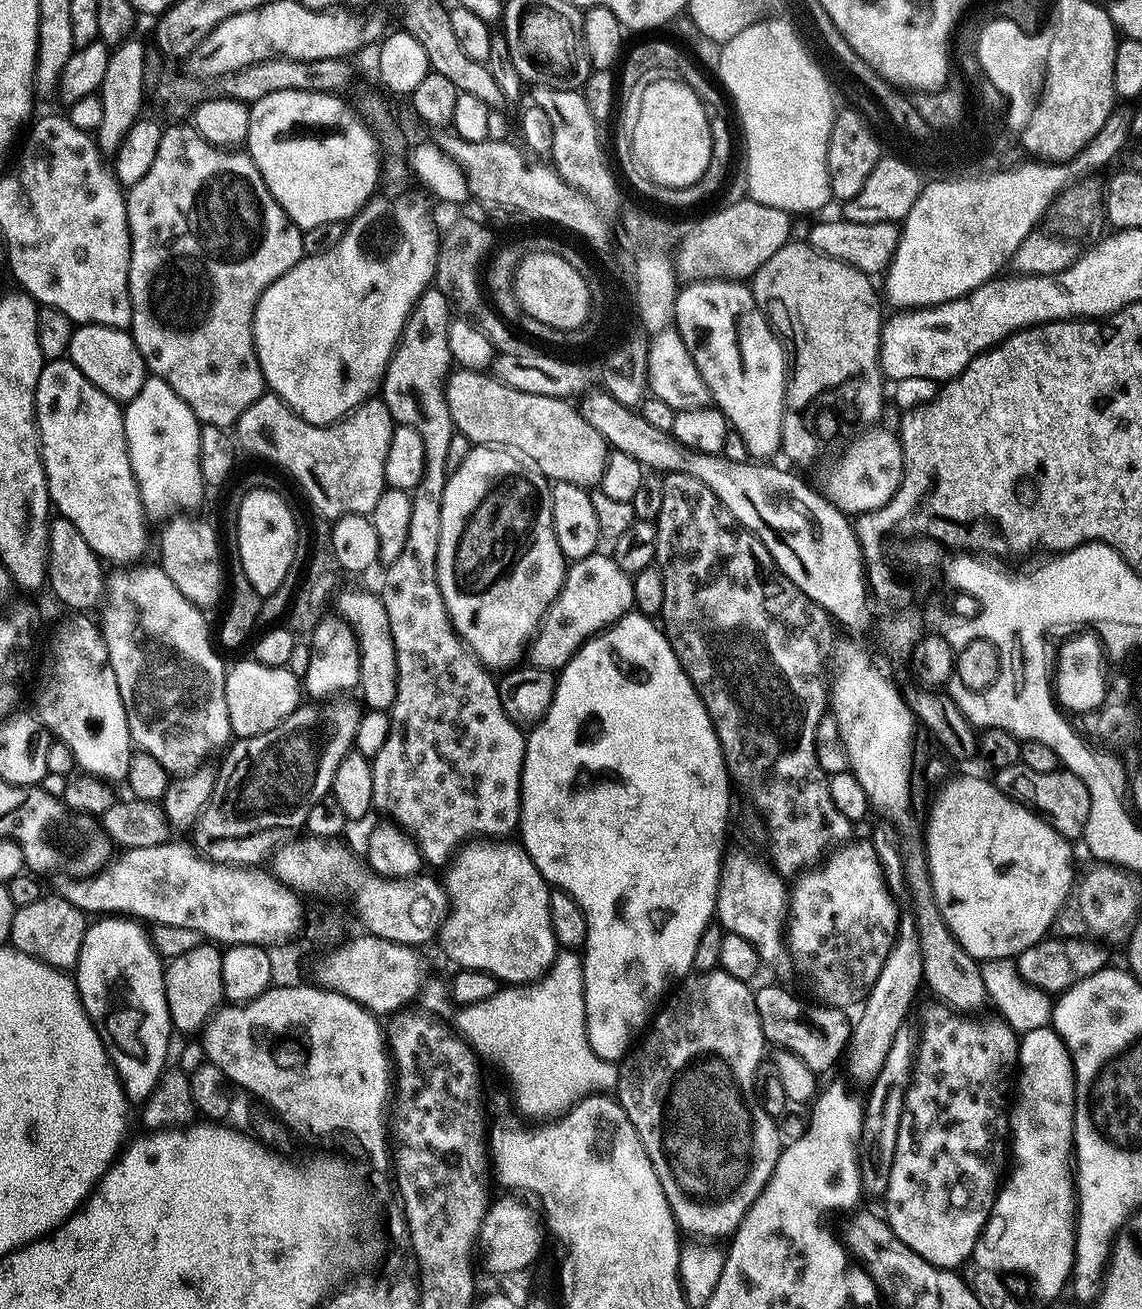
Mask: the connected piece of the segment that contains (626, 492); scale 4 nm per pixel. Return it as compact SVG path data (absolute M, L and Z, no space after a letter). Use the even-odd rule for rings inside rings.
M461 367L449 371L444 394L453 429L461 432L473 446L511 448L525 460L531 460L549 481L598 485L602 494L622 502L632 502L638 486L642 486L644 465L630 458L630 454L610 451L602 434L598 434L567 399L523 393L483 371ZM599 480L600 484L596 484Z

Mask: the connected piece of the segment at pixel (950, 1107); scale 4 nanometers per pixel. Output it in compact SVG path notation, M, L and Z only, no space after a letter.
M948 1014L952 1016L932 1016L928 1021L925 1022L924 1028L922 1024L922 1031L920 1032L920 1047L916 1050L916 1065L912 1068L912 1081L910 1086L906 1090L906 1098L904 1099L904 1105L902 1106L902 1122L898 1126L898 1146L894 1150L894 1166L890 1170L890 1178L888 1179L888 1189L884 1191L882 1197L882 1203L884 1203L884 1208L888 1211L888 1224L890 1232L903 1242L906 1246L910 1246L910 1250L914 1250L914 1254L918 1254L922 1258L926 1258L926 1262L930 1262L935 1268L947 1268L949 1270L959 1269L959 1264L969 1259L971 1257L974 1246L978 1242L980 1237L980 1231L986 1226L988 1221L988 1215L992 1213L992 1207L996 1201L996 1194L998 1191L998 1185L1002 1180L1002 1172L1000 1176L1000 1151L1005 1151L1006 1141L1010 1136L1010 1081L1014 1076L1014 1065L1017 1063L1018 1057L1020 1055L1020 1041L1018 1039L1017 1033L1012 1031L1012 1027L1009 1024L1004 1023L1003 1020L999 1018L993 1018L993 1020L988 1020L984 1024L984 1028L980 1024L975 1024L972 1018L965 1018L960 1014Z

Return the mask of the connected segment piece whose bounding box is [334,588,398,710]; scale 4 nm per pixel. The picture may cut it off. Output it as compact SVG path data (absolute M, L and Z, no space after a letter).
M348 588L345 592L338 592L334 596L334 608L336 604L340 611L336 611L339 619L352 629L360 650L359 699L365 705L368 703L367 707L372 710L391 709L398 686L398 662L394 654L394 638L390 634L390 618L386 618L386 606L375 591L363 592L360 588Z

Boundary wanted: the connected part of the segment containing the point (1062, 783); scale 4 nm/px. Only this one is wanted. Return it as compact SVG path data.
M1019 763L996 772L994 783L998 790L1002 790L1002 794L1012 797L1022 805L1031 805L1037 816L1041 816L1070 842L1083 837L1086 822L1090 818L1090 790L1086 790L1086 782L1082 782L1082 778L1067 770L1038 774L1038 770L1030 770L1030 766Z

